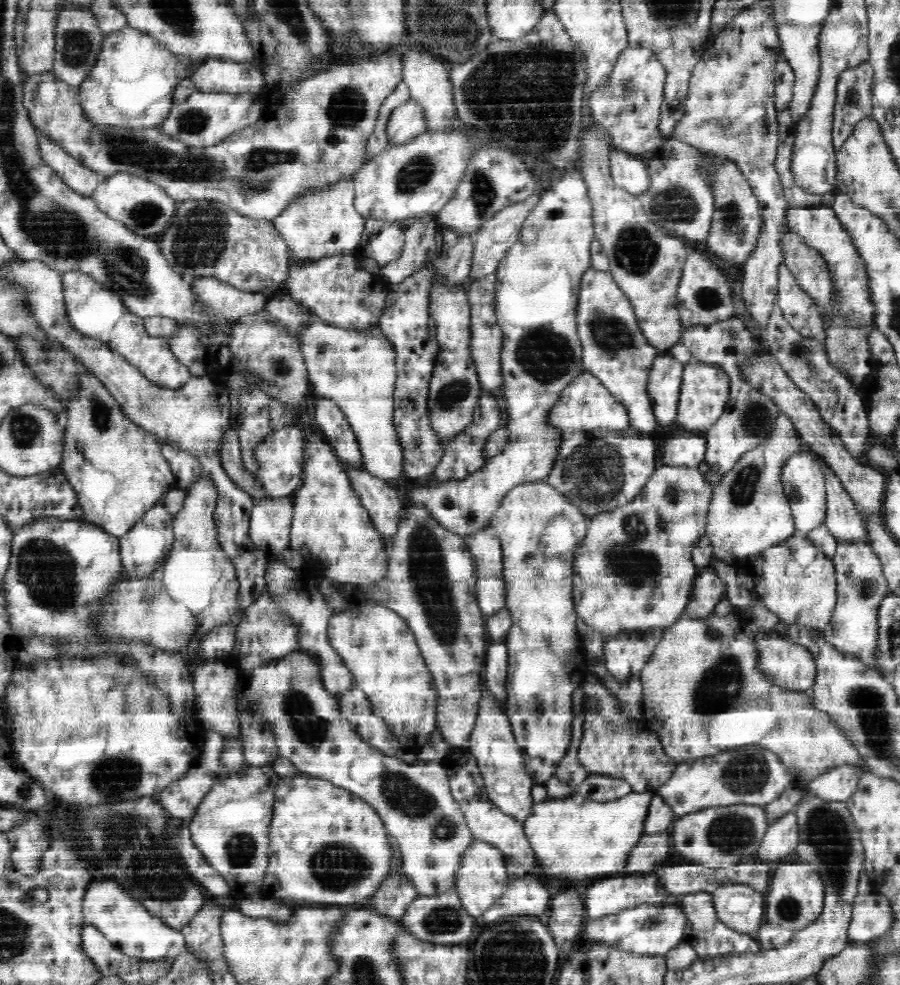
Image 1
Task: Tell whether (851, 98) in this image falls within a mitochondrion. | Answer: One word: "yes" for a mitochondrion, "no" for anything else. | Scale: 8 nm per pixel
no

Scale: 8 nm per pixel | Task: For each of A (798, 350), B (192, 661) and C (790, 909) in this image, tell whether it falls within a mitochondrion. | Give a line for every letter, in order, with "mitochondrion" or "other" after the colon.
A: other
B: other
C: mitochondrion

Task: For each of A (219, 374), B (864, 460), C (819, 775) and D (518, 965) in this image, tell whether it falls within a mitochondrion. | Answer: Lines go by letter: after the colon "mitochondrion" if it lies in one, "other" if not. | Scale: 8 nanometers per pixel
A: other
B: other
C: other
D: mitochondrion

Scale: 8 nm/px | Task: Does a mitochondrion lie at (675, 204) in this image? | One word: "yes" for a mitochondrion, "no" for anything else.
yes

